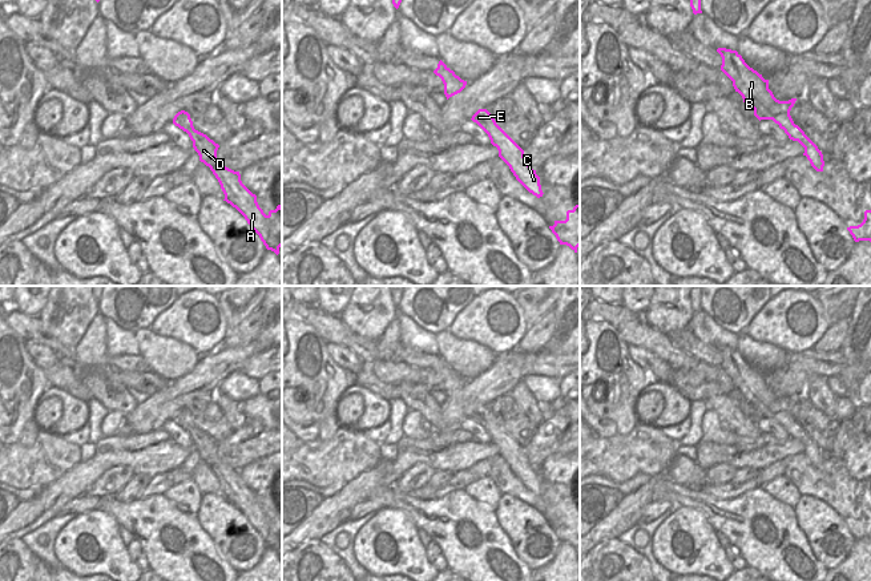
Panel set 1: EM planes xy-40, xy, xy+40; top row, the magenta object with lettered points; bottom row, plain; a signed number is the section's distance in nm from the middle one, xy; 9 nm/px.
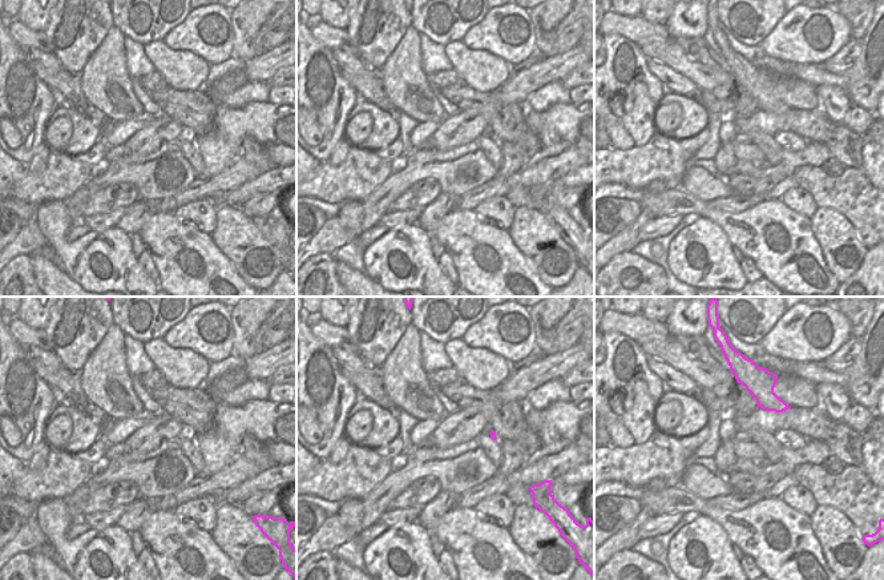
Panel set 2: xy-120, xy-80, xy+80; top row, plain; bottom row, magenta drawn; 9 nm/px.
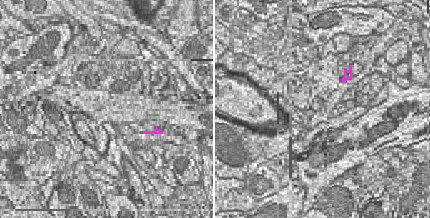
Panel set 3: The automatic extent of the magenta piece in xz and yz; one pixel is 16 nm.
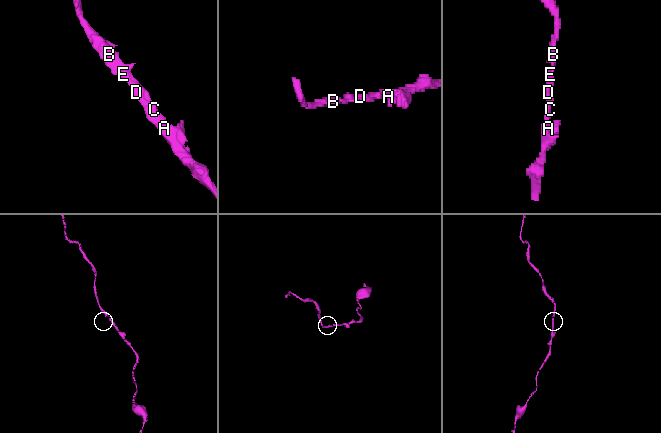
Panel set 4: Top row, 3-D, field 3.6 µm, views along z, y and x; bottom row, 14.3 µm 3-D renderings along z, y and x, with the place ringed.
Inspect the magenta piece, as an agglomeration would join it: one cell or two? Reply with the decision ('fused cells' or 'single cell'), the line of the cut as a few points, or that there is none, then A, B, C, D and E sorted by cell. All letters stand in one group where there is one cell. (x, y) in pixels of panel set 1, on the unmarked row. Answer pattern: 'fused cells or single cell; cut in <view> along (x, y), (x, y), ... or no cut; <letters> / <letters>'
single cell; no cut; A B C D E

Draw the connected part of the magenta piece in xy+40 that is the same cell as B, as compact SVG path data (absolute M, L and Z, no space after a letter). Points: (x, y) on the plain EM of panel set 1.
M718 346L722 355L721 368L733 379L743 400L754 407L754 413L761 417L773 417L789 433L790 437L798 439L803 445L803 453L807 455L816 469L823 469L823 452L818 444L794 421L790 408L797 396L779 399L769 387L769 378L750 366L737 348Z

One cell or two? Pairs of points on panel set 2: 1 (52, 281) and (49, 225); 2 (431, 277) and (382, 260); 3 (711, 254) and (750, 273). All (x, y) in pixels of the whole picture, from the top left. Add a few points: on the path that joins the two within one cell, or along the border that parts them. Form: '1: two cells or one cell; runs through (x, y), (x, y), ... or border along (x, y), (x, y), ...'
1: two cells; border along (60, 268), (76, 282)
2: one cell; runs through (418, 276), (415, 278), (398, 280), (391, 273)
3: two cells; border along (739, 264), (747, 281)

